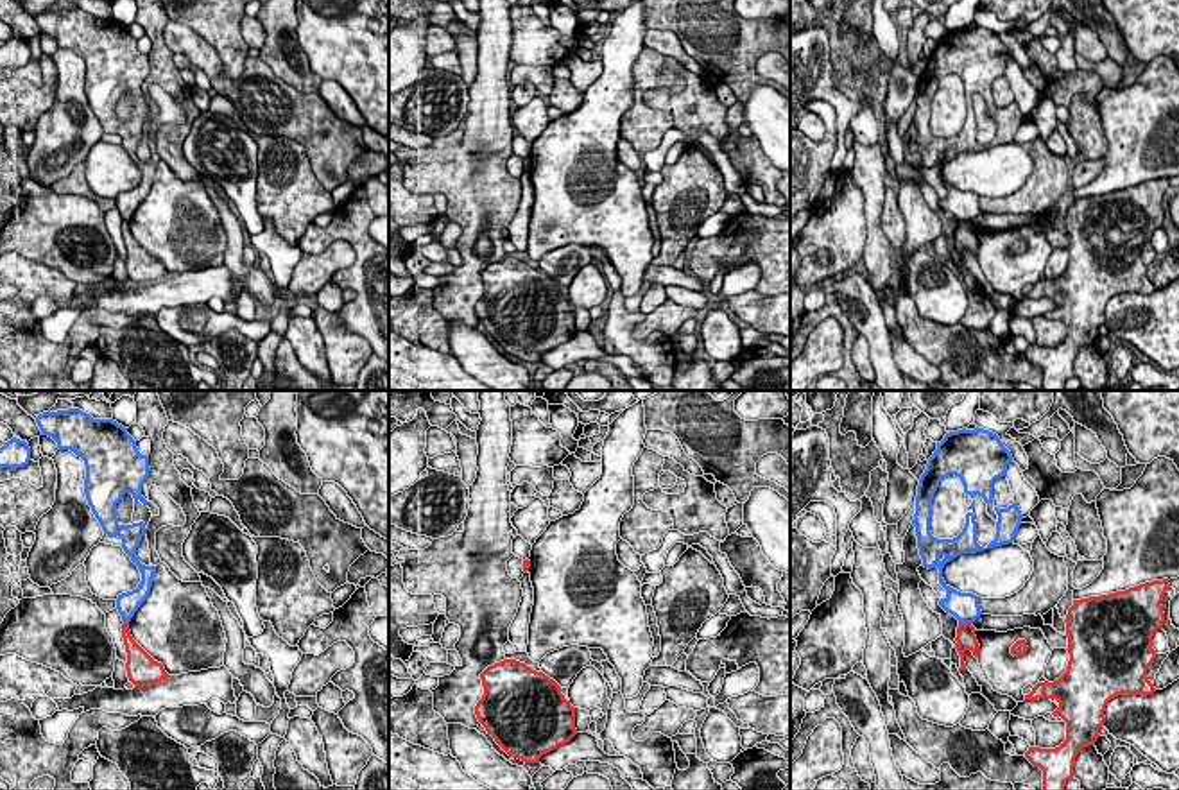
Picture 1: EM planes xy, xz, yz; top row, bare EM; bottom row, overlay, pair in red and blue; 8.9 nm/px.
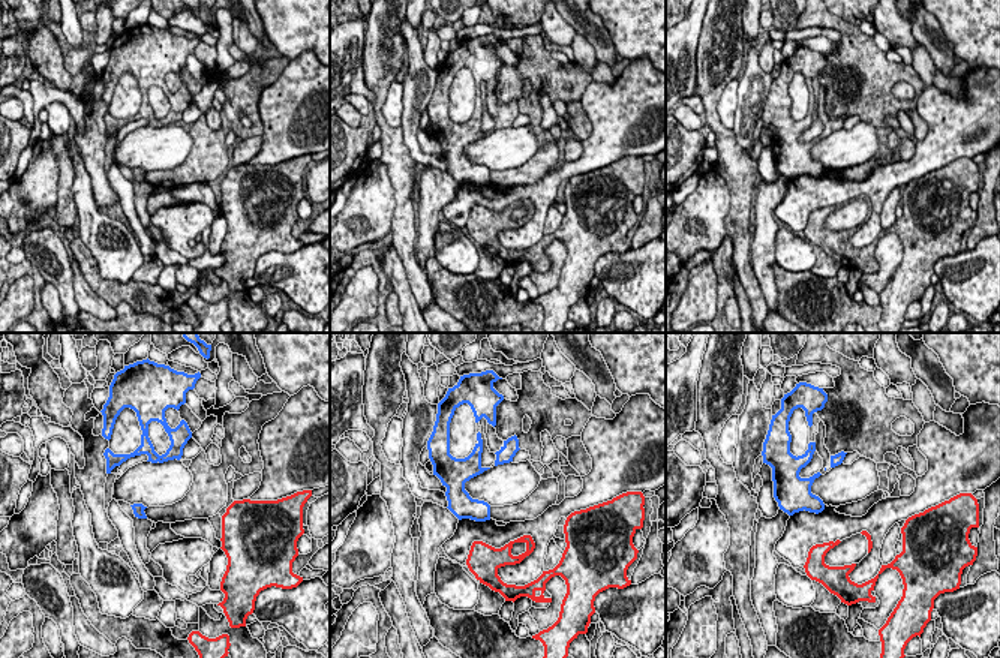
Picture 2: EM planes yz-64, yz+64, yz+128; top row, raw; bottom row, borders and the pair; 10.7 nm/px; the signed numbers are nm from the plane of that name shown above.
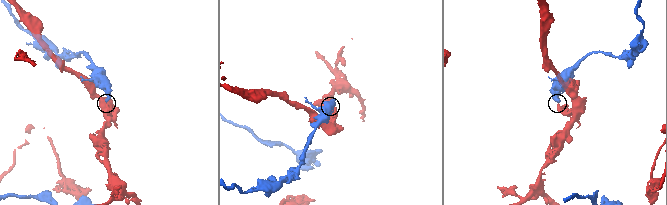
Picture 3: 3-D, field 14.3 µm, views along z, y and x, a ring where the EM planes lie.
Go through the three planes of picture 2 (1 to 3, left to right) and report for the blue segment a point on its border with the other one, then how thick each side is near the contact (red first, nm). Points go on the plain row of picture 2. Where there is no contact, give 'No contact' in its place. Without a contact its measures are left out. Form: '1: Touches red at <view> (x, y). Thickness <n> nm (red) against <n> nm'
1: No contact
2: No contact
3: No contact

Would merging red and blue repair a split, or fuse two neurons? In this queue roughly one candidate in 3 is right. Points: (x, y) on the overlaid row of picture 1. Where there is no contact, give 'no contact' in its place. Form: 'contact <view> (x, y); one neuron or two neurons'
contact yz (964, 624); two neurons

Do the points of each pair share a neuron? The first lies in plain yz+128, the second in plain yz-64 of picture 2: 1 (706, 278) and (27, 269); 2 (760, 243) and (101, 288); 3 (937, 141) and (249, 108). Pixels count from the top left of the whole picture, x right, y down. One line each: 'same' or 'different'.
1: different
2: different
3: different

